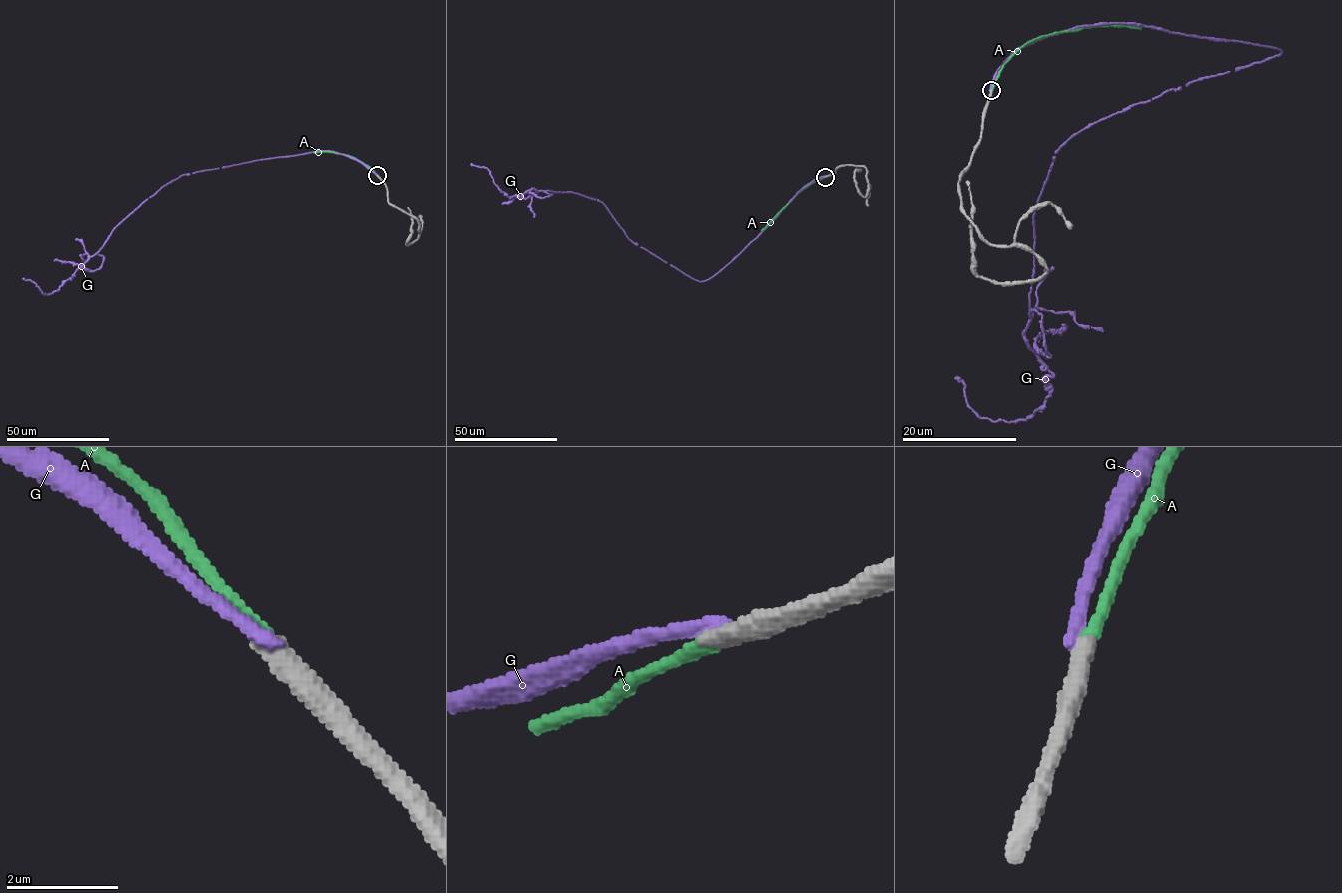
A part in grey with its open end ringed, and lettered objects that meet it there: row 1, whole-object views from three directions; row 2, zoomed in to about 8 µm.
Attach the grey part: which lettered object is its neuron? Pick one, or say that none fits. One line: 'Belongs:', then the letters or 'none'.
Belongs: A

